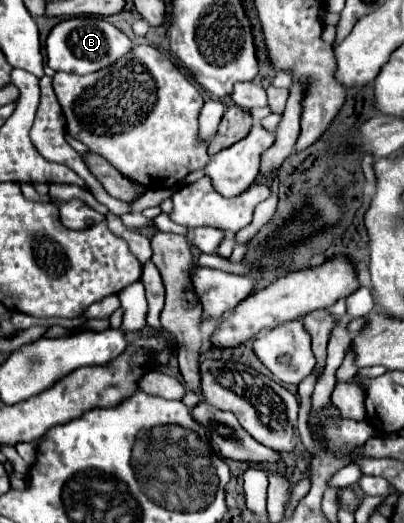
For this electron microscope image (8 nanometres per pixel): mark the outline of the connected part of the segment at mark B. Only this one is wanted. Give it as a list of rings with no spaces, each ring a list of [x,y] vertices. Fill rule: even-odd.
[[[70,17],[60,21],[46,39],[46,55],[48,55],[48,67],[54,71],[66,71],[76,75],[94,73],[98,69],[104,69],[112,65],[116,59],[126,55],[132,49],[132,41],[112,23],[100,17]]]

